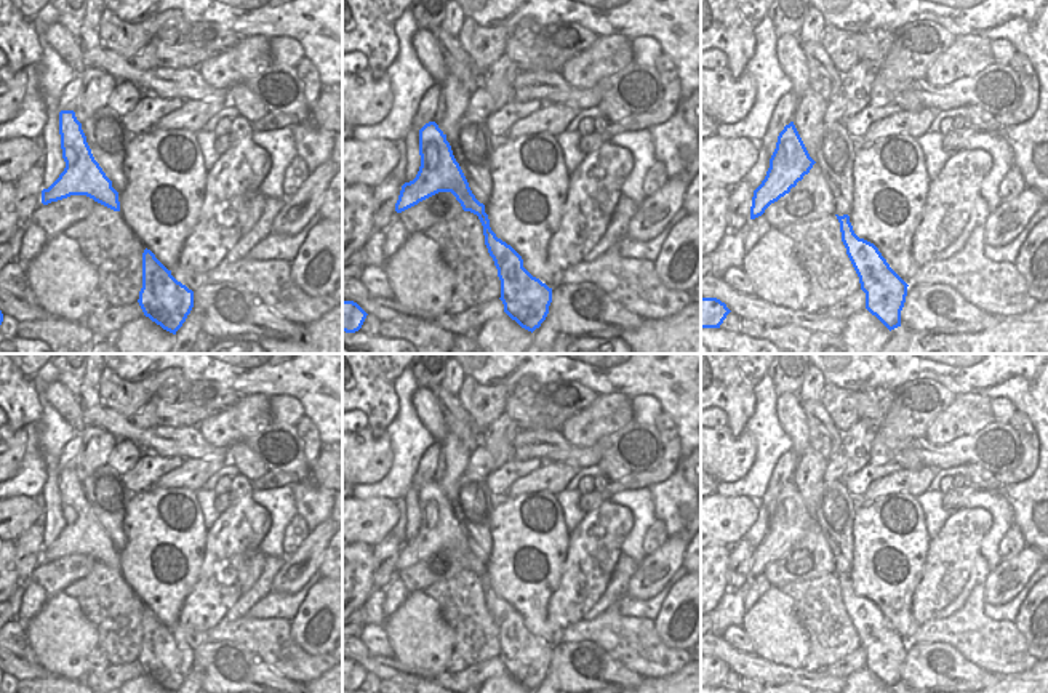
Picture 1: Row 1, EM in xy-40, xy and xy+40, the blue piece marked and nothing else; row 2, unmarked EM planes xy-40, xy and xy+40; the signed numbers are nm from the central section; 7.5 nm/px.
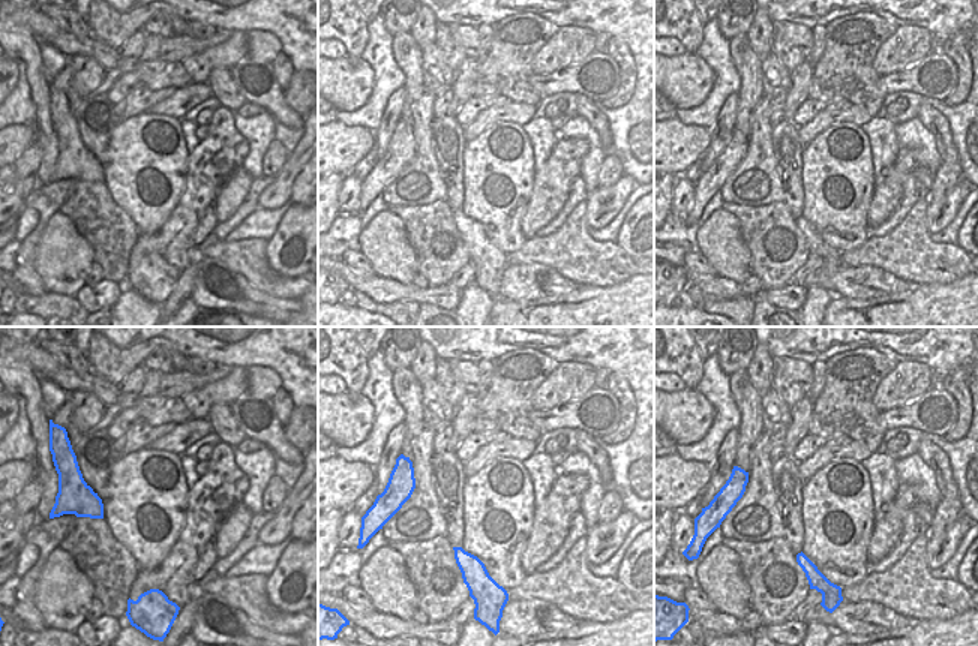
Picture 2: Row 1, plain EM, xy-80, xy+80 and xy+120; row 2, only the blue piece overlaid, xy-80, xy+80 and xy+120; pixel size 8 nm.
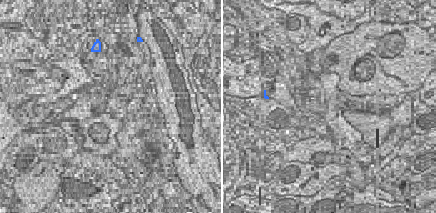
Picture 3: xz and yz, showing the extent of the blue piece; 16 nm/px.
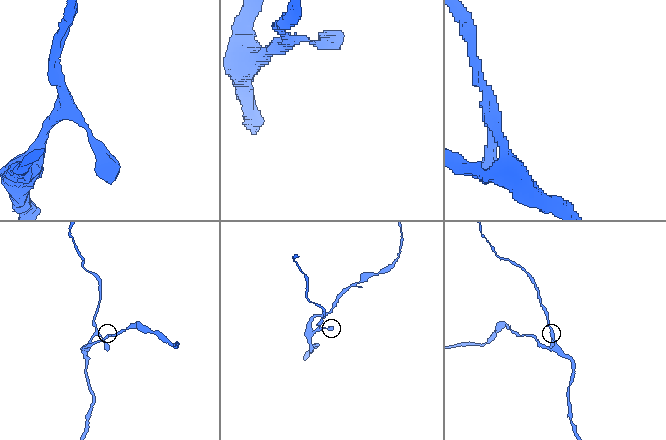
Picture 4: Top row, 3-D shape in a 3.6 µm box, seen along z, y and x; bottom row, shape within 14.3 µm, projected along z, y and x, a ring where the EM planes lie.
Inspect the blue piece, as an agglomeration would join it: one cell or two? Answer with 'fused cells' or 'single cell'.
single cell

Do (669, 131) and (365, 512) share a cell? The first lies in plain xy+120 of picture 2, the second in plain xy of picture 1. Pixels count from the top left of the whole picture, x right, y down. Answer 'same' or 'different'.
same

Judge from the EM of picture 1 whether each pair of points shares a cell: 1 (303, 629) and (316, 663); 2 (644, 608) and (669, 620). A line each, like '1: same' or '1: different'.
1: different
2: different

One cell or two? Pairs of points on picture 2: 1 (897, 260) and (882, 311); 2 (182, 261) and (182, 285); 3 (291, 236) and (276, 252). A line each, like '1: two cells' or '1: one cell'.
1: two cells
2: two cells
3: one cell

